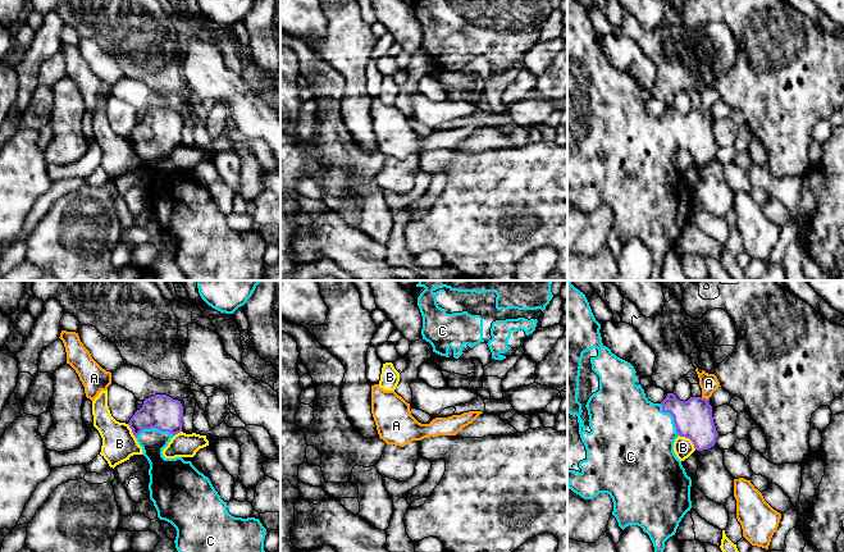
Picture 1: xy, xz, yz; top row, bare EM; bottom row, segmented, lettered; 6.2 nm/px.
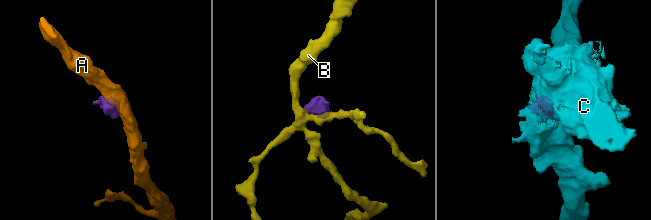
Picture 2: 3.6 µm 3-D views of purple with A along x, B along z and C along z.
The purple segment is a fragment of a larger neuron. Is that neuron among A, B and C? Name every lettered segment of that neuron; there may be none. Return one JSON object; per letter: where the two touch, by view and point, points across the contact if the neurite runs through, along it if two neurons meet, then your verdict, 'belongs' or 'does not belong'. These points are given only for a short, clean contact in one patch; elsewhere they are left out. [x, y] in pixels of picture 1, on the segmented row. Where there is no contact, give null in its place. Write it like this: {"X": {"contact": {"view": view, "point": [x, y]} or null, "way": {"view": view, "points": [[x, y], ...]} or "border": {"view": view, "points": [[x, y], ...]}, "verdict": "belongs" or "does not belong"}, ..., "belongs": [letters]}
{"A": {"contact": {"view": "yz", "point": [705, 398]}, "border": {"view": "yz", "points": [[702, 396], [707, 400]]}, "verdict": "does not belong"}, "B": {"contact": {"view": "yz", "point": [689, 438]}, "border": {"view": "yz", "points": [[679, 434], [688, 438], [696, 448]]}, "verdict": "does not belong"}, "C": {"contact": {"view": "xy", "point": [154, 427]}, "way": {"view": "xy", "points": [[160, 411], [160, 418], [154, 427], [153, 441]]}, "verdict": "belongs"}, "belongs": ["C"]}

